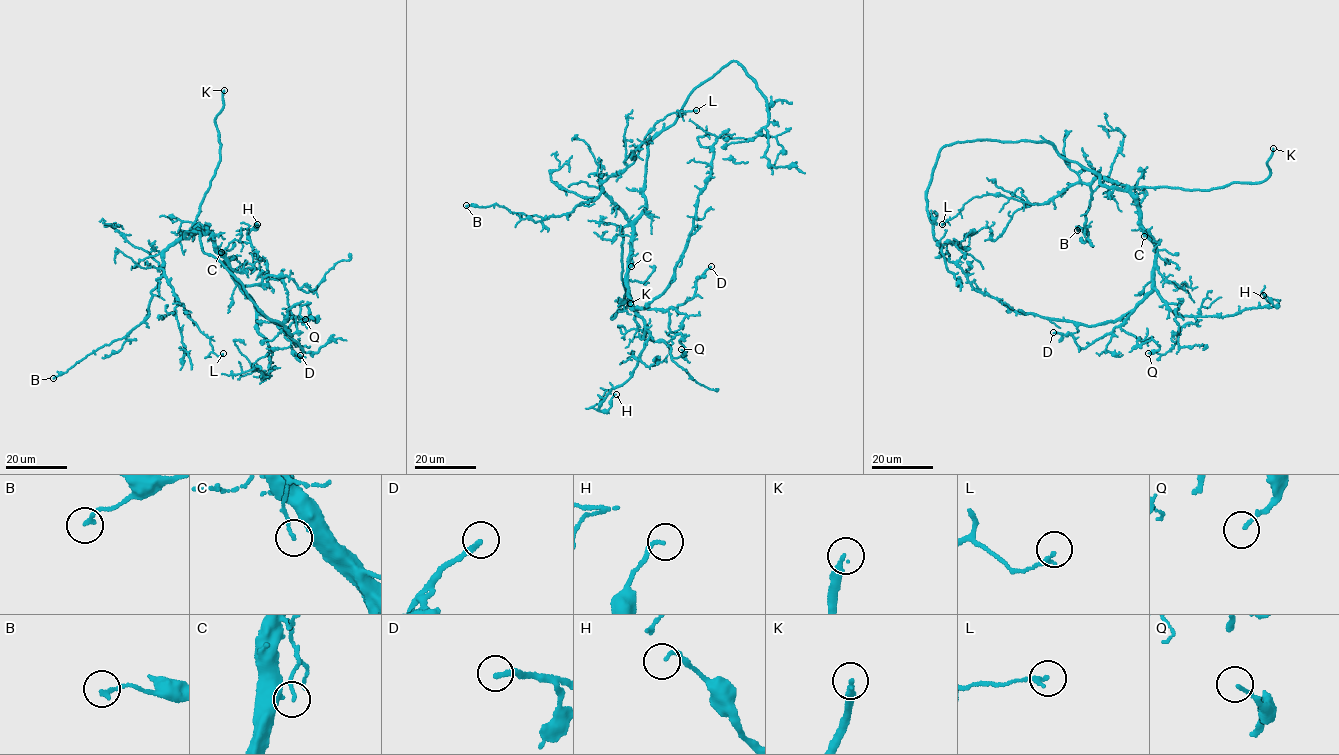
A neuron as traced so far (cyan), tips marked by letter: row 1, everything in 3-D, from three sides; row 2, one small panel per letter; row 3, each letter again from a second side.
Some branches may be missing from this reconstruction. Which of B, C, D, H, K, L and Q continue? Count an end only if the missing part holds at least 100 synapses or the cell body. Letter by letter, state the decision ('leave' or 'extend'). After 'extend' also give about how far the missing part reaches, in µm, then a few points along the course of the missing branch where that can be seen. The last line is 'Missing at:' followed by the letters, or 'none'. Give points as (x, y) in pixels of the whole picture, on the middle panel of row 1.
B: leave
C: leave
D: leave
H: leave
K: extend | 35 µm | (630, 303), (651, 294), (638, 277), (634, 257)
L: leave
Q: leave
Missing at: K

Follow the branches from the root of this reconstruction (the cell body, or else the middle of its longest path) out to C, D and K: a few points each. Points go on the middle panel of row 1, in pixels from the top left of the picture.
C: (637, 218), (630, 240), (631, 266)
D: (637, 218), (625, 278), (631, 308), (665, 310), (682, 304), (694, 295), (696, 280), (711, 266)
K: (637, 218), (622, 228), (621, 278), (626, 293), (616, 316), (612, 318), (630, 303)

